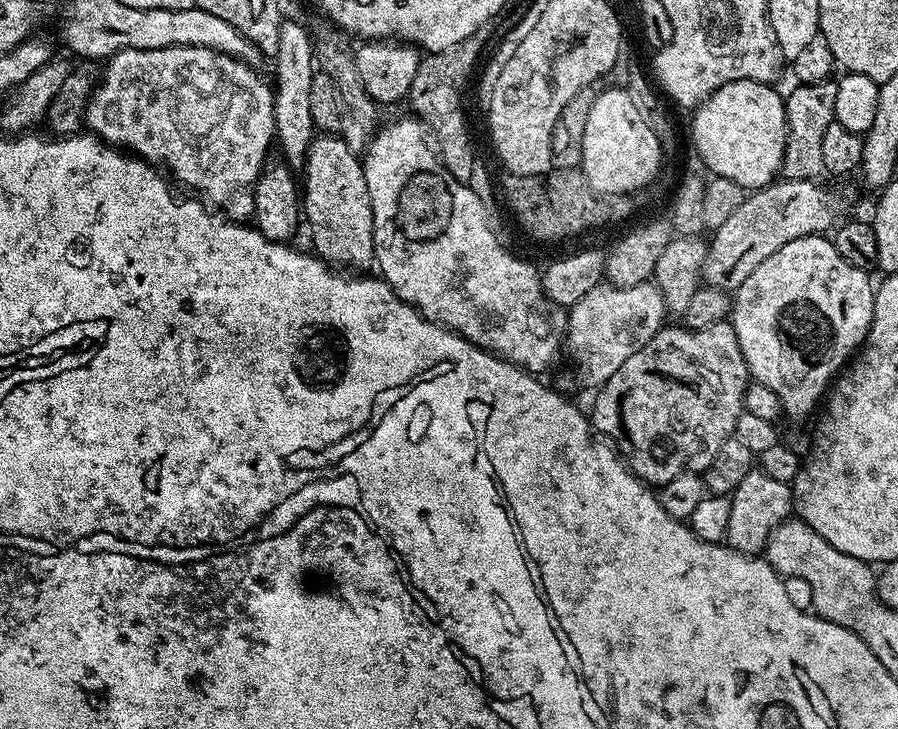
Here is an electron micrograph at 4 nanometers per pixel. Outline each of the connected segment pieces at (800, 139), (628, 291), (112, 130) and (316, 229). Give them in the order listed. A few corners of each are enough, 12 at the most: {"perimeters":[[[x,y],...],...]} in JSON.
{"perimeters":[[[836,80],[797,83],[784,101],[782,172],[825,175],[822,134],[834,122]],[[602,282],[567,309],[581,382],[606,383],[666,317],[652,282]],[[198,46],[107,57],[87,131],[247,221],[273,85]],[[312,141],[302,216],[315,255],[371,269],[374,210],[361,157]]]}

